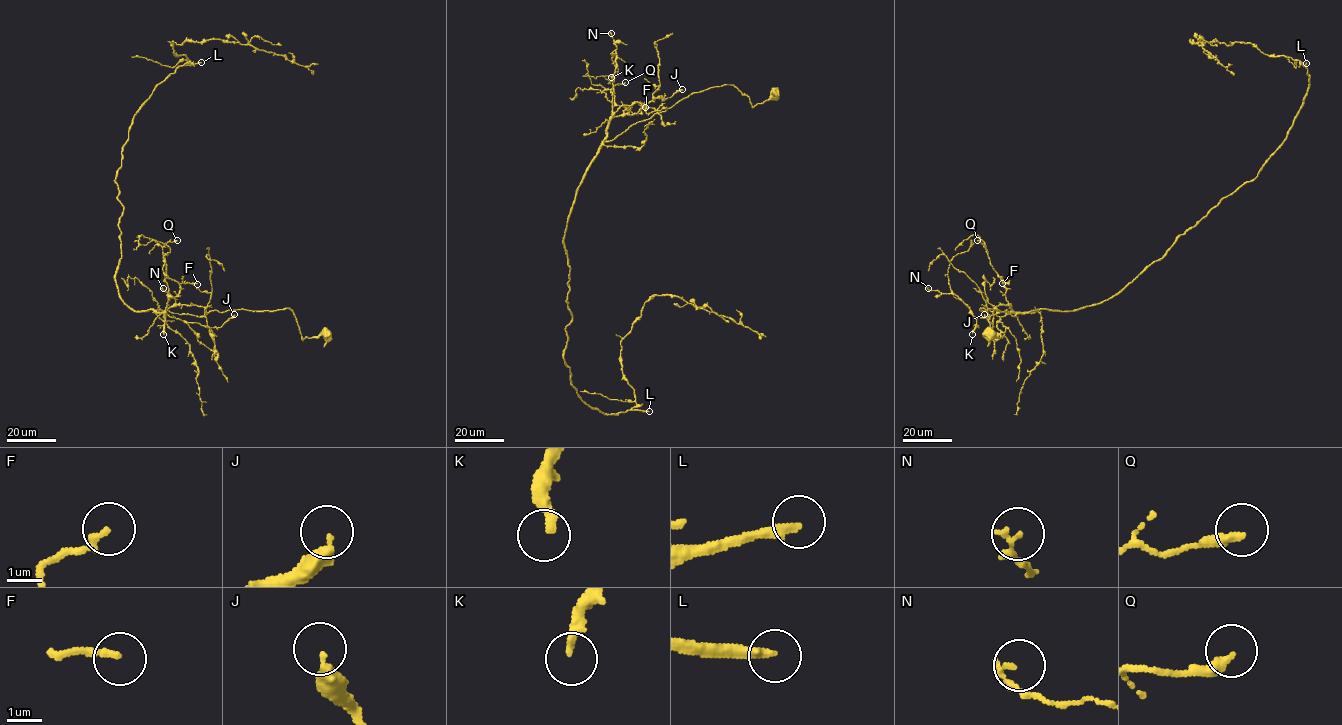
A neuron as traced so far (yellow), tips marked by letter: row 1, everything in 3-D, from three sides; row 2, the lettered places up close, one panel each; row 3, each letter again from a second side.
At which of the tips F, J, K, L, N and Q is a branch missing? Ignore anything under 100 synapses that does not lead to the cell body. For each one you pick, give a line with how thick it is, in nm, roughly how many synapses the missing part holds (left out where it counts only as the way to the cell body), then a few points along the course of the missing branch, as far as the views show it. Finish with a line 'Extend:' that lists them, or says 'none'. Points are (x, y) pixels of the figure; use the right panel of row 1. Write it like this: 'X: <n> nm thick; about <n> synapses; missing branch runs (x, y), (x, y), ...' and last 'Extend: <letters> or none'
L: 240 nm thick; about 170 synapses; missing branch runs (1306, 63), (1313, 57), (1301, 68), (1316, 84), (1277, 48), (1226, 38), (1211, 24), (1207, 11)
Extend: L

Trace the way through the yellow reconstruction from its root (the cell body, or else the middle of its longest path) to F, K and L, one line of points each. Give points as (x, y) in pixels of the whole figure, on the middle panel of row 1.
F: (774, 95), (753, 106), (733, 85), (713, 86), (604, 141), (611, 118), (645, 107)
K: (774, 95), (753, 106), (733, 85), (713, 86), (691, 93), (605, 141), (612, 110), (611, 77)
L: (774, 95), (692, 93), (605, 141), (577, 191), (570, 383), (602, 413), (649, 411)

